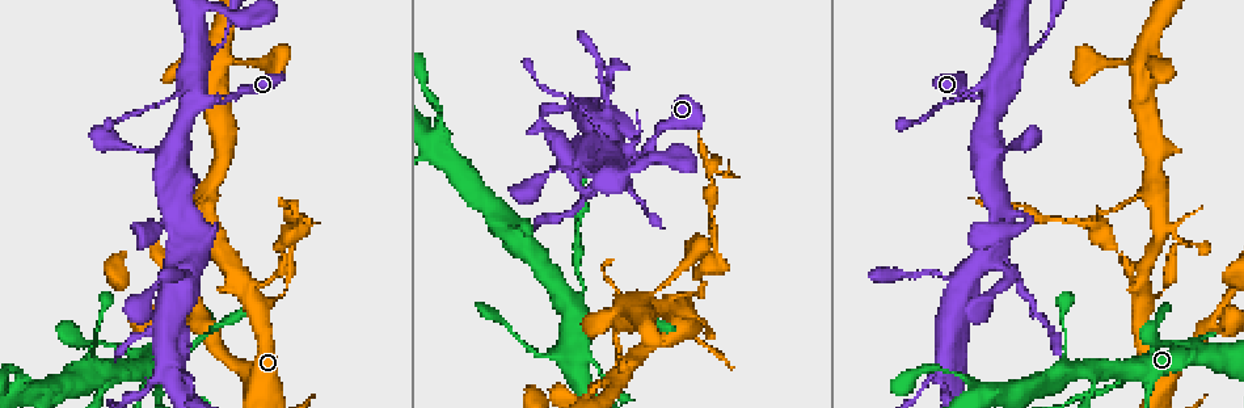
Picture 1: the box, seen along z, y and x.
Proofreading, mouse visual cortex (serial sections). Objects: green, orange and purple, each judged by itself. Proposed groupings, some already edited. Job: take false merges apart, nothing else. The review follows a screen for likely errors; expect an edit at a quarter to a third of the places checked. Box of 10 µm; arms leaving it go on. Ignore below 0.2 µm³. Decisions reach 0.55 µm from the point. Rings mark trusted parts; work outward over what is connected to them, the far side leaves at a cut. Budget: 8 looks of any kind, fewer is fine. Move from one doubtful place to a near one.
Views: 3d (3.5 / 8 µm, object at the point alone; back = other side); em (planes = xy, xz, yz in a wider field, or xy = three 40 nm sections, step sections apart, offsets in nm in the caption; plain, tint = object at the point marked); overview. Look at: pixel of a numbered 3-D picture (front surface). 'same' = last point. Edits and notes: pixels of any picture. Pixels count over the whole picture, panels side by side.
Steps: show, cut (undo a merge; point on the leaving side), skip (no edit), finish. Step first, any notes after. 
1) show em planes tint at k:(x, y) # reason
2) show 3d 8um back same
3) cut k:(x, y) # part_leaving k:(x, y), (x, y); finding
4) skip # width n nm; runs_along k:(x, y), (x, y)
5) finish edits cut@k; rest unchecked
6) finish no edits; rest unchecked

show 3d 3.5um at 1:(1119, 380) # narrows sharply

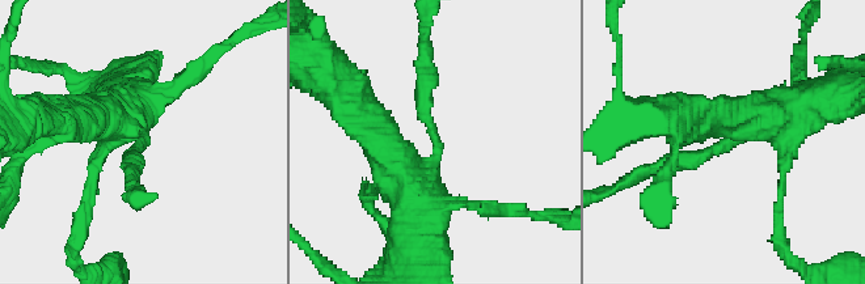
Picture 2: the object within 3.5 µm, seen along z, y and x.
show em xy step 3 tint at 2:(429, 133) # arm_widths 250, 600 nm; now the EM

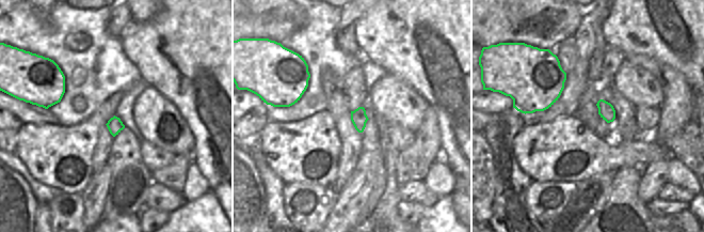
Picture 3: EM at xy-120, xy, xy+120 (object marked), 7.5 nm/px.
skip # runs_along 2:(789, 109), (712, 153), (648, 169); all the same cell

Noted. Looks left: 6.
show 3d 8um at 1:(1143, 292) # thick turns thin

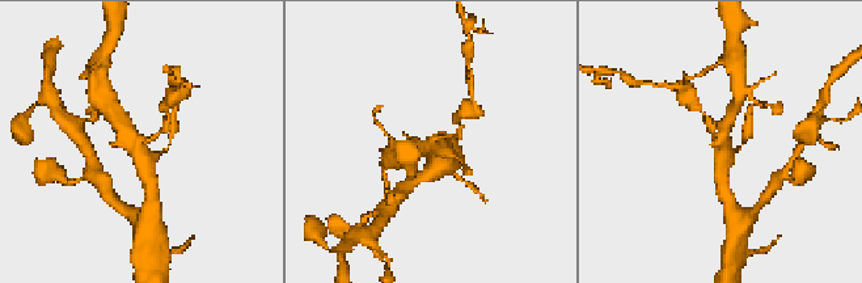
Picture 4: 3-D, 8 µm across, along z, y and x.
show em xy step 3 tint same # shape alone is not enough

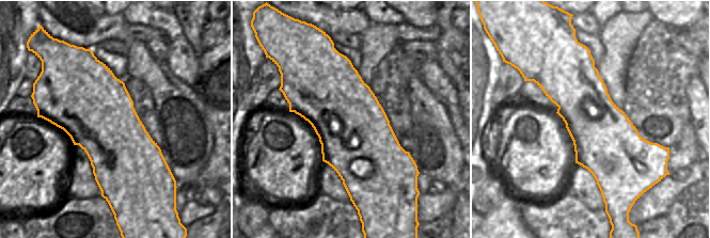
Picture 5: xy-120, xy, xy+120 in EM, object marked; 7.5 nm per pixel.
cut 4:(708, 119) # part_leaving 4:(714, 135), (709, 119), (691, 101); two cells meet here

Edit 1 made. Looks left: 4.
show em xy step 3 tint at 1:(945, 364) # four-way junction

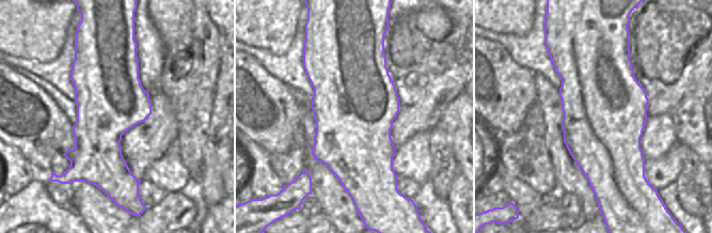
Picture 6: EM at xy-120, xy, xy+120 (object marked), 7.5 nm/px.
show 3d 3.5um same

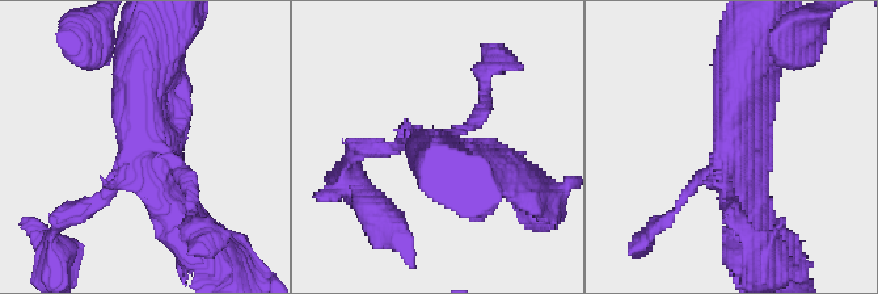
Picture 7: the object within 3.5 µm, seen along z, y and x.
skip # runs_along 7:(144, 63), (140, 147), (180, 221); continuous, no second cell

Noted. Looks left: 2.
finish edits cut@4; rest unchecked

